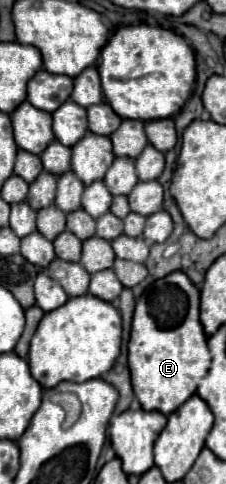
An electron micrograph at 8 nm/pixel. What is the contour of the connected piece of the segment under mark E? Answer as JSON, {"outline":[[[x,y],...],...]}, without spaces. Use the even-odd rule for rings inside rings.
{"outline":[[[173,272],[151,284],[135,306],[129,340],[133,392],[143,410],[155,410],[165,416],[175,412],[195,394],[209,364],[207,336],[199,322],[199,290],[183,272]]]}

